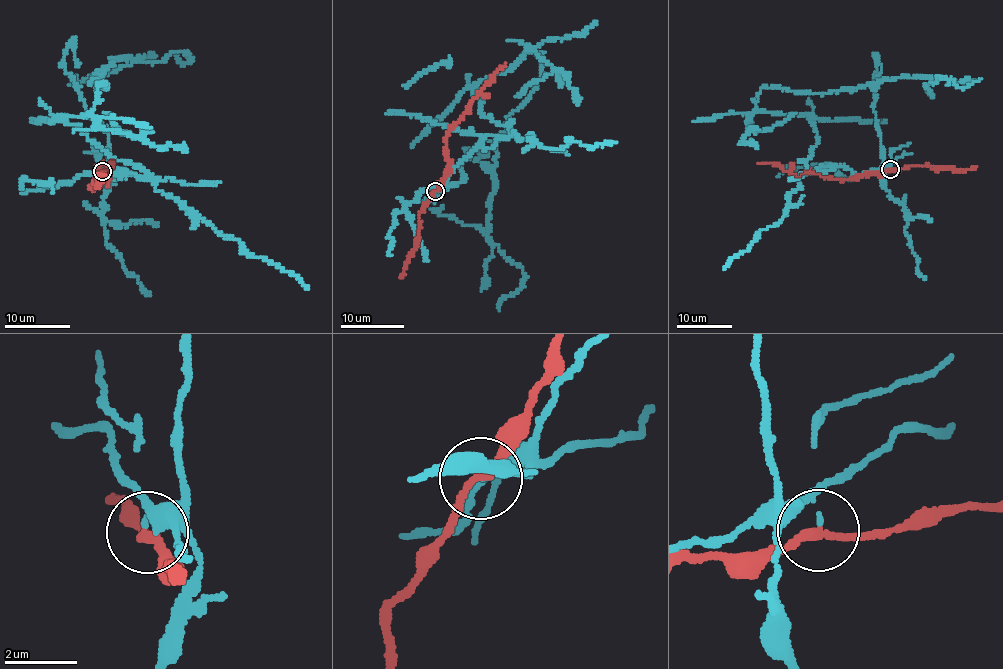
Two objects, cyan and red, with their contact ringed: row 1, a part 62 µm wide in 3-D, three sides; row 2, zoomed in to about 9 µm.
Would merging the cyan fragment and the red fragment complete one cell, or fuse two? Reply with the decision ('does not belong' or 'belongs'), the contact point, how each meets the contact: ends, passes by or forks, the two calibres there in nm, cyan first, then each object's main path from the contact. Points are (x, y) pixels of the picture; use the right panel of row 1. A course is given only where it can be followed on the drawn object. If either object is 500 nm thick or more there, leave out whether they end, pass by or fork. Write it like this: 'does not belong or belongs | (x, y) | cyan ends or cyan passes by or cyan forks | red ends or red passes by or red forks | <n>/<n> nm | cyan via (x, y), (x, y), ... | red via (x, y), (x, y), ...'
does not belong | (890, 169) | cyan passes by | red passes by | 110/200 nm | cyan via (890, 168), (811, 173), (809, 117), (761, 111), (757, 95), (981, 79) | red via (890, 169), (848, 178), (833, 178), (812, 173), (795, 176), (772, 163), (758, 164)

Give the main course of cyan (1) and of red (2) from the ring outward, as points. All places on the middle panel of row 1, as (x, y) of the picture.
1: (436, 191), (511, 135), (478, 83), (539, 54), (497, 140), (489, 240), (525, 276), (498, 310)
2: (435, 191), (449, 164), (446, 148), (449, 129), (505, 64)

